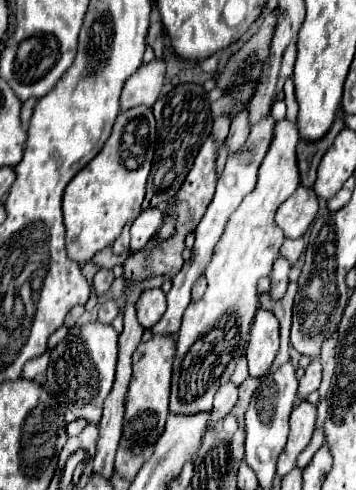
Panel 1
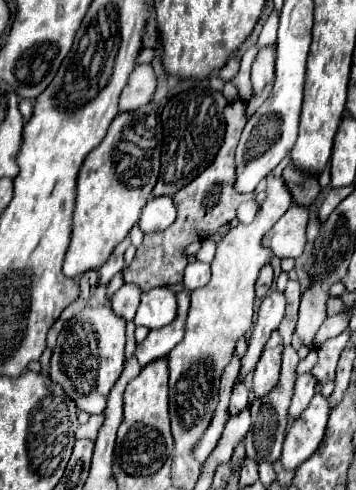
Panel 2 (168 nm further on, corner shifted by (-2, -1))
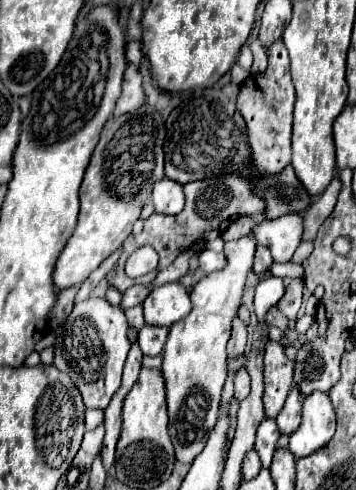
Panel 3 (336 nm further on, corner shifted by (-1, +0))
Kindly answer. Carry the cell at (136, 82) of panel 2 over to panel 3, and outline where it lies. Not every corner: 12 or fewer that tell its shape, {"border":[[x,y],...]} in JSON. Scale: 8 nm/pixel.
{"border":[[129,63],[113,117],[145,103],[143,75]]}

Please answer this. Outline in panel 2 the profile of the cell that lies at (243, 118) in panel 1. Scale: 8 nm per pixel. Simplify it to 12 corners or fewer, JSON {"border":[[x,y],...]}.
{"border":[[274,44],[260,46],[252,64],[254,96],[274,78]]}

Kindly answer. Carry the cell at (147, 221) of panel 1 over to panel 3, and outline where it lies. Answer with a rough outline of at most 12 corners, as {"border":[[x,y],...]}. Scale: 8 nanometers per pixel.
{"border":[[165,177],[153,185],[155,213],[177,215],[185,205],[181,185]]}

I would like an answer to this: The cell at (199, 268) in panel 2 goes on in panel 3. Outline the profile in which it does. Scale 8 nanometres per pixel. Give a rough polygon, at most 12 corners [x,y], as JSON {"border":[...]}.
{"border":[[205,249],[199,255],[199,271],[211,273],[225,265],[225,255]]}

